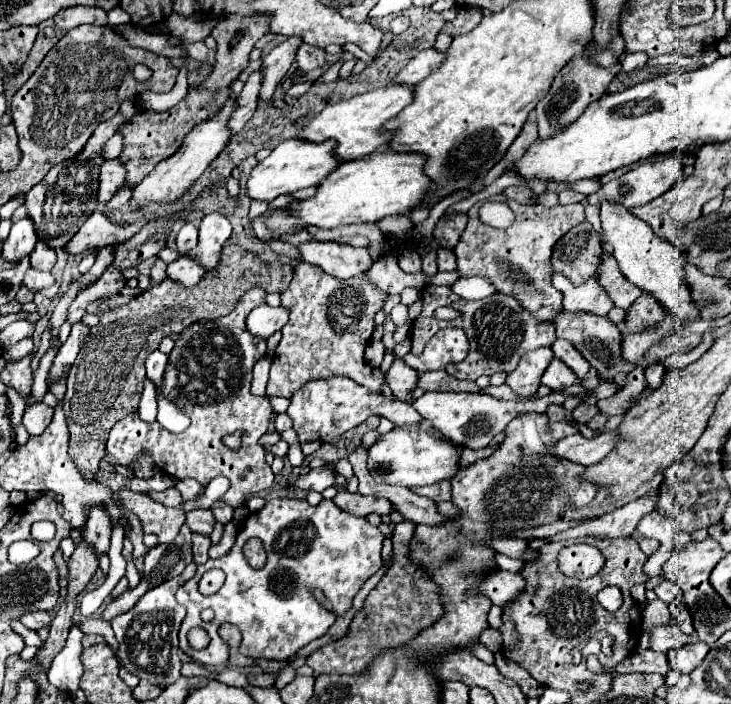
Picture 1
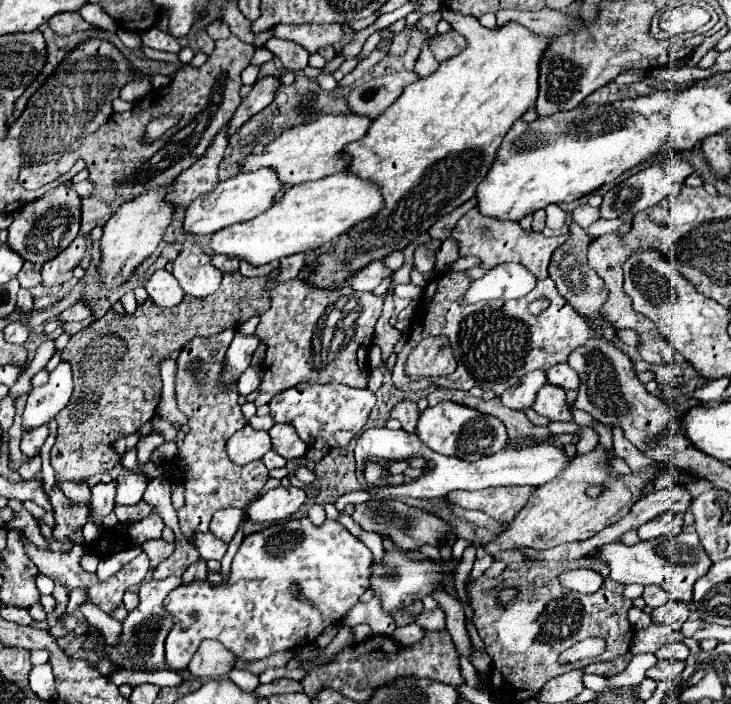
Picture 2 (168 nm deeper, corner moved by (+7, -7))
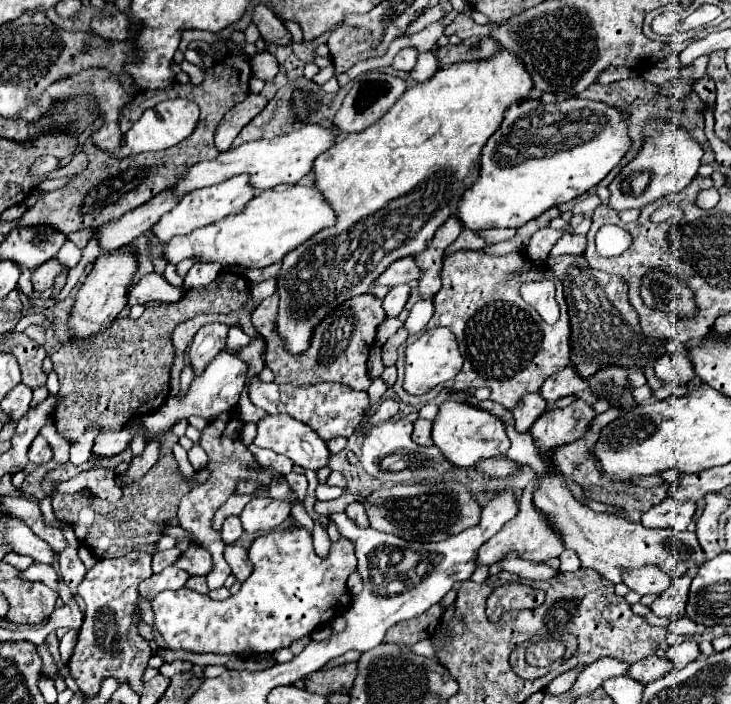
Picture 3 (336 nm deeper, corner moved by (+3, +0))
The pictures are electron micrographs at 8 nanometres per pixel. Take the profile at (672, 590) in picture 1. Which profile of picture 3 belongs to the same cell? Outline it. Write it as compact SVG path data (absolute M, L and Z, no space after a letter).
M645 565L641 569L627 569L623 583L629 589L637 591L639 595L647 593L661 595L671 585L671 577L663 569L657 569L655 565Z

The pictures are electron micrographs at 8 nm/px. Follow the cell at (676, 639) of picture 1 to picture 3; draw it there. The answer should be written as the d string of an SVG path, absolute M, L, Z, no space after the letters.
M683 641L675 647L669 647L667 651L667 659L675 665L675 667L681 667L681 665L687 665L689 661L695 661L699 657L699 647L695 641Z

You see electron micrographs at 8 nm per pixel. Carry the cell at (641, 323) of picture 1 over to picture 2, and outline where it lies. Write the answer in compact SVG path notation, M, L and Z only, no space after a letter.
M649 332L649 334L641 336L637 348L639 348L641 358L647 360L647 362L653 362L653 364L669 364L669 362L673 362L675 350L671 348L669 342L663 340L661 334Z

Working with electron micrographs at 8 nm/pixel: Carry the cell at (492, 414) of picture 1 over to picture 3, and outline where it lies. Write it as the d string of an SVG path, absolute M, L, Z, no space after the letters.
M445 401L439 407L439 415L433 423L433 443L441 449L441 453L459 467L473 467L481 459L489 457L501 457L509 449L509 437L505 433L505 425L499 417L473 407L473 405L463 405L455 401Z

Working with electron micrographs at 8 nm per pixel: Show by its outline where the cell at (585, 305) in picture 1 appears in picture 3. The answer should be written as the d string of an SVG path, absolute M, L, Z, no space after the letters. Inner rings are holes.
M455 251L445 257L443 265L443 287L435 295L435 315L429 327L443 325L451 329L459 341L461 355L465 359L463 369L455 379L445 381L427 395L413 397L403 389L405 349L416 341L422 333L408 336L398 348L397 380L393 385L397 397L407 405L427 405L443 389L491 389L493 403L505 409L515 409L515 405L527 395L541 389L547 377L559 373L569 365L569 317L563 299L563 285L553 275L549 267L535 267L535 263L521 251L507 253L503 257L493 257L483 251ZM527 279L551 279L557 285L557 299L561 307L561 317L555 325L547 325L531 305L519 297L519 285Z

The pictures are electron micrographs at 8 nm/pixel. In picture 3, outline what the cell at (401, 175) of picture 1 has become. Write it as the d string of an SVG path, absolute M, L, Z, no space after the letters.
M295 185L287 191L261 191L237 215L229 215L213 225L195 229L187 237L173 237L165 243L163 257L167 263L177 265L183 259L197 259L199 263L241 265L245 269L259 269L279 263L289 251L305 243L317 231L335 223L335 213L313 185Z

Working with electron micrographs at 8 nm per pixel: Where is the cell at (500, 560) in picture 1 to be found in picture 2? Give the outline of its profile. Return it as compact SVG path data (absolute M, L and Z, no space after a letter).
M479 549L477 558L473 565L473 569L470 572L470 576L473 579L479 578L479 576L481 576L485 572L485 570L489 568L494 562L494 559L490 555L488 555L484 551L482 552L481 550L482 549Z

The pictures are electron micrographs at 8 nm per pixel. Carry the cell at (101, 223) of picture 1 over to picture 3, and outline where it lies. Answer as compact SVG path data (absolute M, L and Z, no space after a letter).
M51 259L51 261L47 261L45 265L37 267L37 269L33 271L33 275L31 275L33 289L41 293L41 291L45 291L45 289L53 287L53 279L55 279L55 275L57 275L61 269L63 269L63 267L59 265L59 261L57 261L57 259Z

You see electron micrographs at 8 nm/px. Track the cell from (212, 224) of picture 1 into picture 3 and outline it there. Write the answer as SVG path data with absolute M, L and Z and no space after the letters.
M195 263L191 267L191 271L187 273L183 287L185 289L195 289L195 287L209 285L211 281L217 279L219 273L221 273L221 265L217 265L217 263Z

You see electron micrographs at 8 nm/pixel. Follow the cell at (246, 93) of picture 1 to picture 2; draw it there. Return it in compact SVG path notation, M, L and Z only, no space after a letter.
M227 126L217 132L213 138L213 144L209 146L209 152L193 164L193 168L187 168L181 172L181 176L175 180L171 190L167 192L167 200L177 206L187 206L197 196L203 196L205 192L211 192L219 184L219 162L223 160L225 148L227 148Z

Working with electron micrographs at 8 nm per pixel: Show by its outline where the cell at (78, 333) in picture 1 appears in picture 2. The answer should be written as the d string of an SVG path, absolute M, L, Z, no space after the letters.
M65 360L57 364L57 368L49 374L47 384L33 388L27 398L27 406L23 412L23 430L37 428L47 424L55 414L67 406L73 392L71 368Z

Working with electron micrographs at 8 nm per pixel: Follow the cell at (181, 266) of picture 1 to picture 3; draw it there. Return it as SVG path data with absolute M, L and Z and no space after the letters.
M149 273L139 279L137 285L133 285L127 293L127 305L143 305L147 301L163 301L163 303L173 303L183 297L181 287L173 287L165 281L165 277L157 273Z

